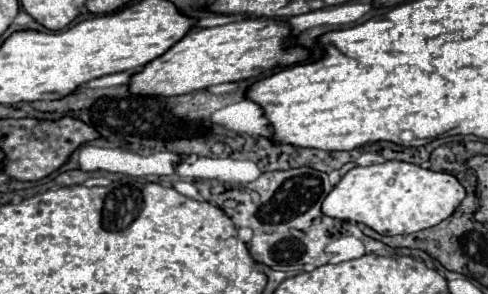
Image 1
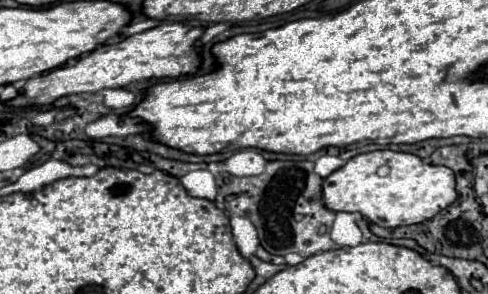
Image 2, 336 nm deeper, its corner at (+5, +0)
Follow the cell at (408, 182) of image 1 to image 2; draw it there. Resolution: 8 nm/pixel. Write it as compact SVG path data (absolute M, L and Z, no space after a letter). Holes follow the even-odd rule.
M375 150L357 154L323 180L323 202L329 210L359 212L363 218L369 218L373 224L383 228L425 222L453 204L455 198L453 170L447 166L427 164L409 152Z

